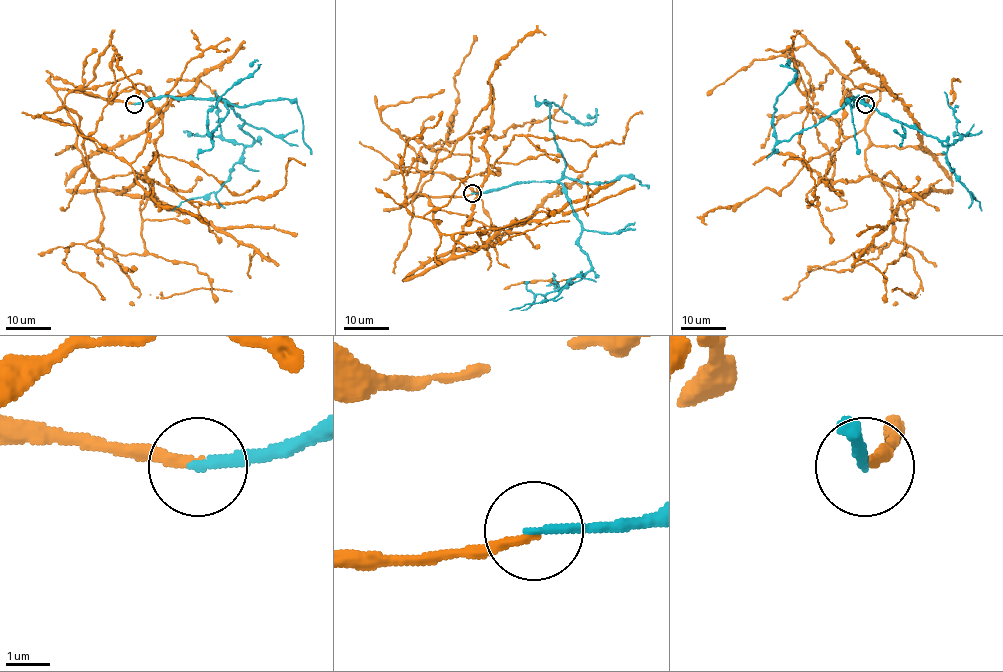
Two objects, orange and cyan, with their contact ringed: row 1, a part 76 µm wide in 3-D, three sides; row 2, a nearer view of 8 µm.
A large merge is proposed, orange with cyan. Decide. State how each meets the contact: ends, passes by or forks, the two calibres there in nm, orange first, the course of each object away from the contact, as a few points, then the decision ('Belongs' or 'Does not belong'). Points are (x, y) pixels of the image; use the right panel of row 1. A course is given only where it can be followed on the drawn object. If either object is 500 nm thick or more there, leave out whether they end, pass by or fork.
At the ring orange ends. At the ring cyan ends. Thickness 240 nm (orange) against 190 nm. Course of orange: (866, 103), (881, 90), (866, 167), (914, 197), (952, 189), (916, 120), (845, 40). Course of cyan: (865, 104), (859, 96), (853, 98), (916, 127), (947, 147), (947, 161), (956, 178), (982, 210). Belongs

